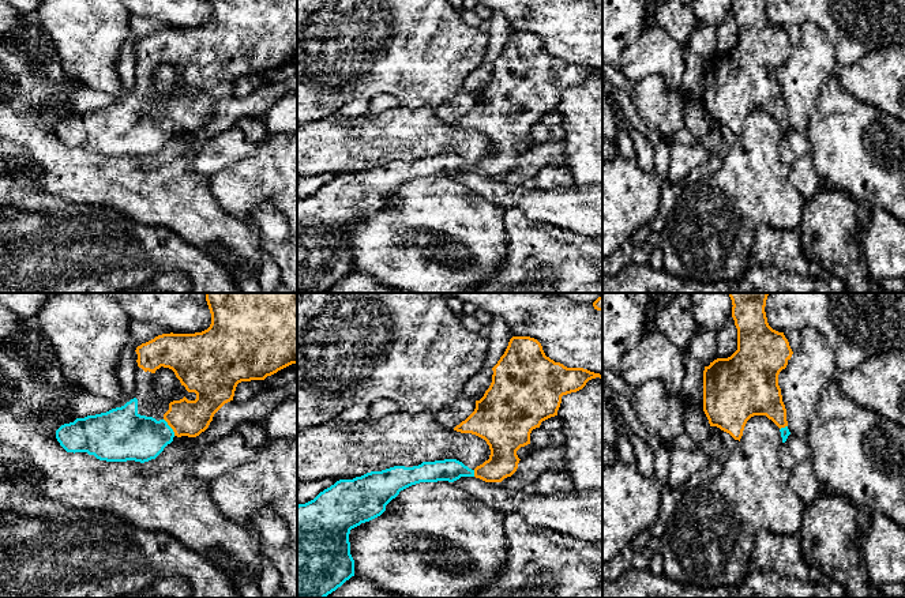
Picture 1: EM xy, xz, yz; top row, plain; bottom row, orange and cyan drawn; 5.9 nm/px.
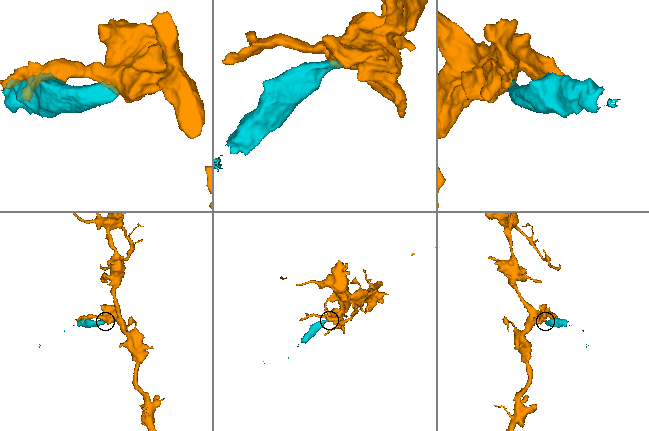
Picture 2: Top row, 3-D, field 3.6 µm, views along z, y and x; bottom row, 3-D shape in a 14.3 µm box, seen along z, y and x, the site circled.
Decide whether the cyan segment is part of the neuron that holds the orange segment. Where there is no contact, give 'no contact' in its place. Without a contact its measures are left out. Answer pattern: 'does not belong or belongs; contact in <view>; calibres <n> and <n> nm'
belongs; contact in xy; calibres 220 and 280 nm

